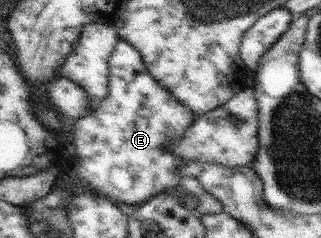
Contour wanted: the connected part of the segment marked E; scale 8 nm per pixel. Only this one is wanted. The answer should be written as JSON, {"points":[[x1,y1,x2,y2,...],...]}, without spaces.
{"points":[[117,38,109,66,109,96,105,104,101,104,99,110,95,110,93,114,80,119,75,124,75,130,71,133,71,141,75,144,77,156,75,156,75,162,72,163,72,168,67,168,65,176,73,180,81,180,89,186,91,192,97,192,115,203,119,202,127,206,143,204,151,196,157,196,157,194,165,194,165,192,173,194,173,190,177,192,177,188,181,188,177,170,184,160,175,158,163,146,167,142,177,142,182,132,194,122,195,114,191,112,191,108,181,106,177,102,177,96,167,92,169,88,161,86,153,78,153,74,149,72,149,68,145,68,143,58,137,52,137,48,133,48,133,44]]}

